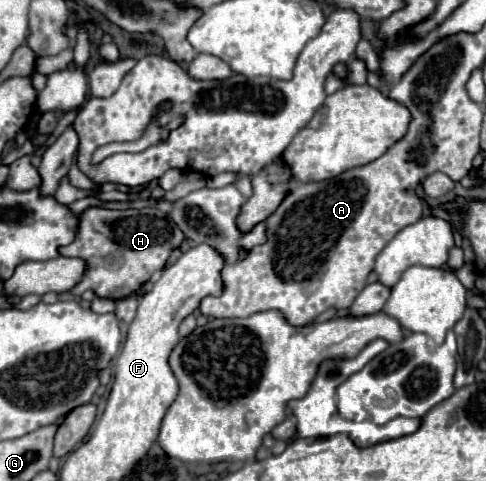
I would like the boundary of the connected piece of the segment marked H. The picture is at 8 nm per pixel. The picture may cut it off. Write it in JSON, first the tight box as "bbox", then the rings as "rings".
{"bbox":[60,207,184,299],"rings":[[[88,207],[78,217],[76,237],[70,245],[60,247],[60,255],[78,257],[86,261],[84,277],[70,289],[80,297],[86,289],[92,289],[102,299],[124,299],[134,295],[152,273],[162,269],[172,249],[178,249],[184,235],[170,219],[170,215],[144,207],[144,209],[104,209]]]}

